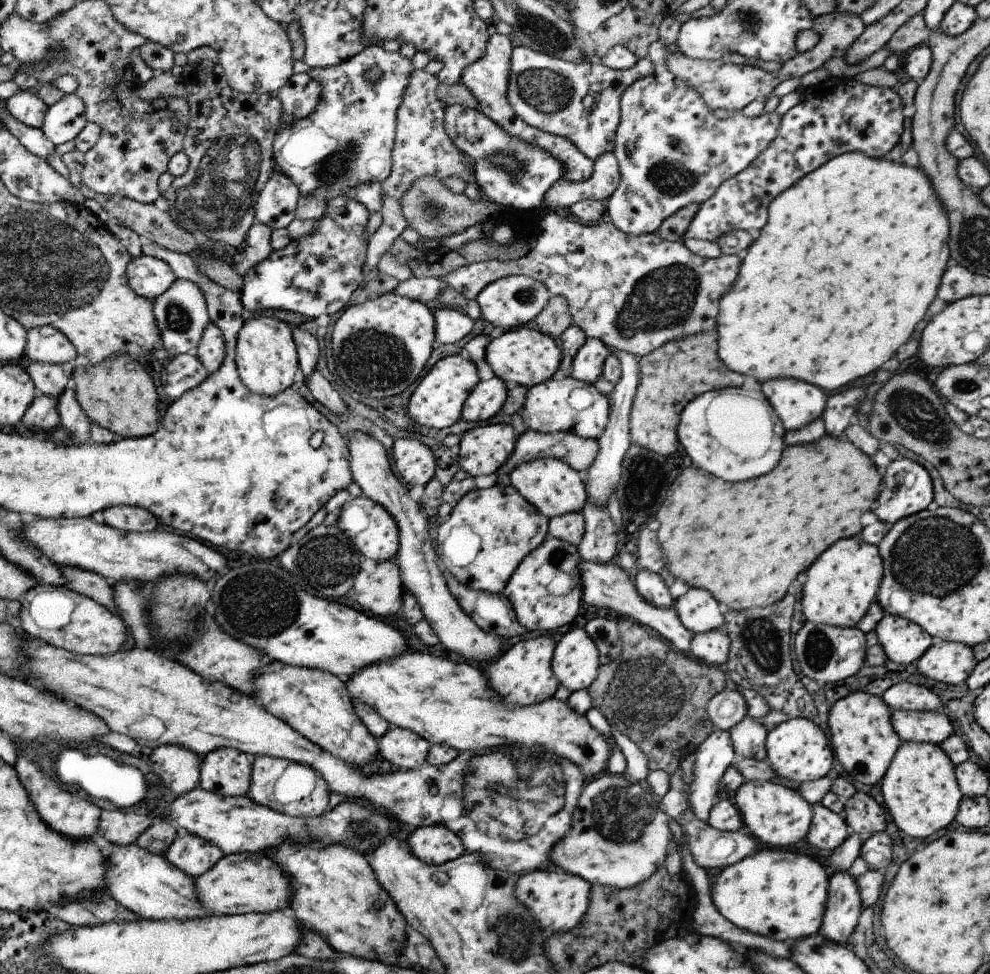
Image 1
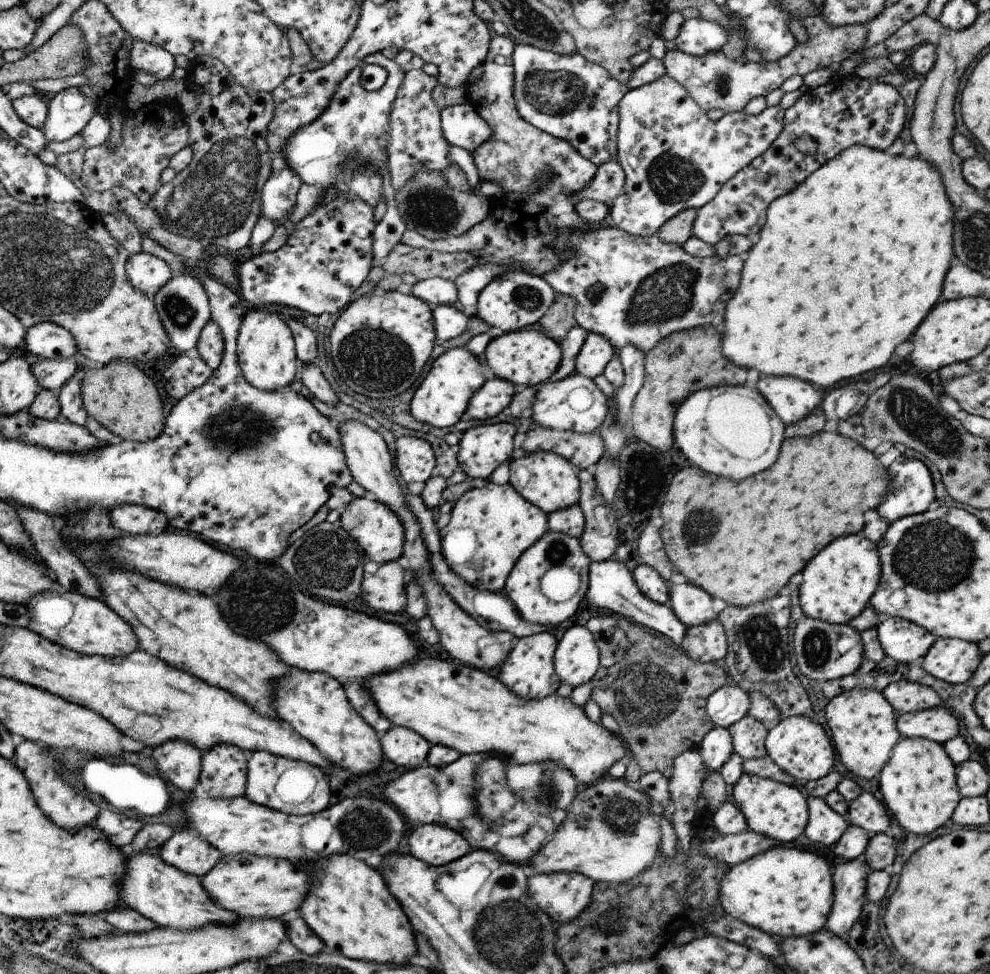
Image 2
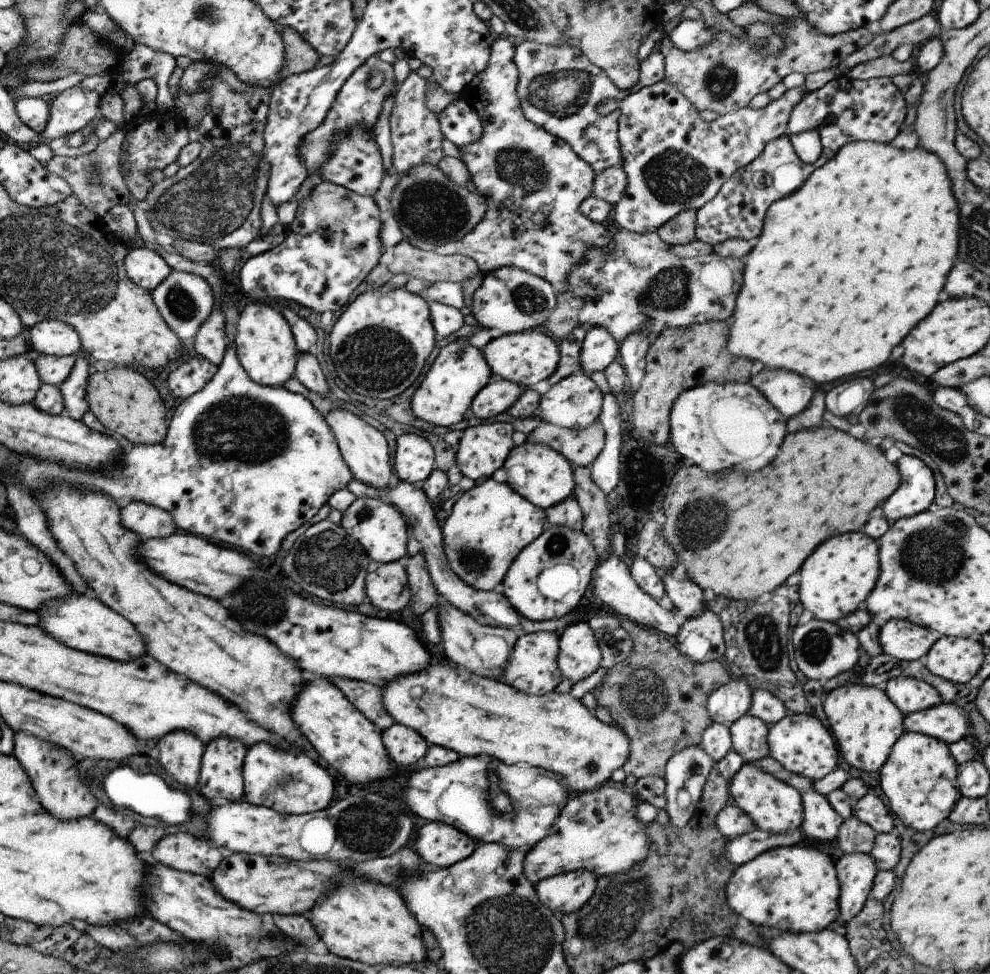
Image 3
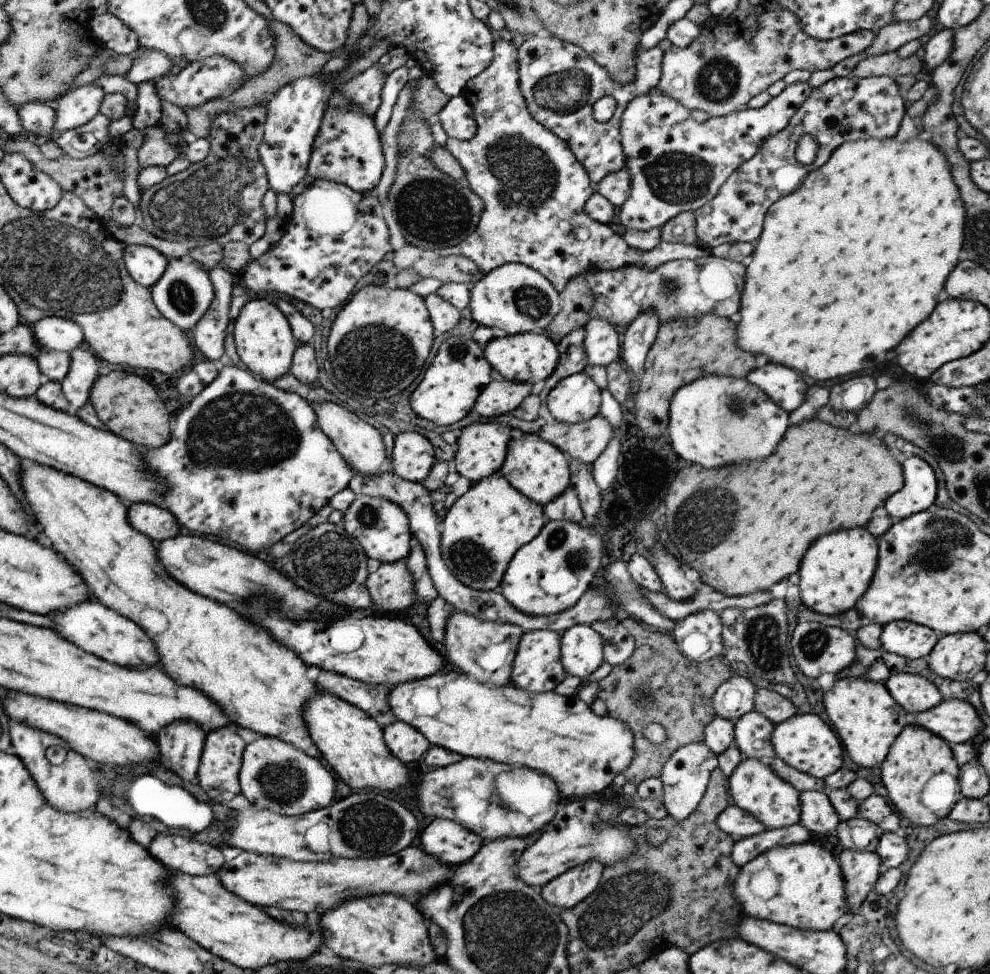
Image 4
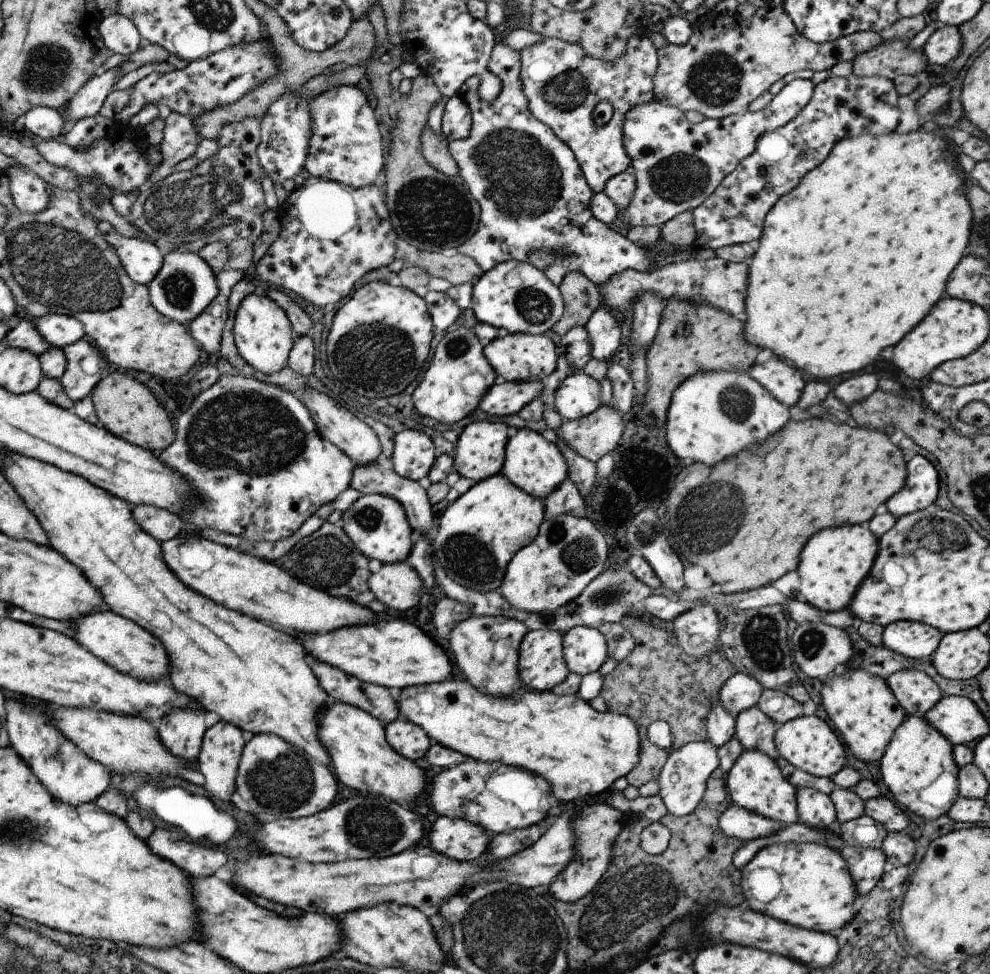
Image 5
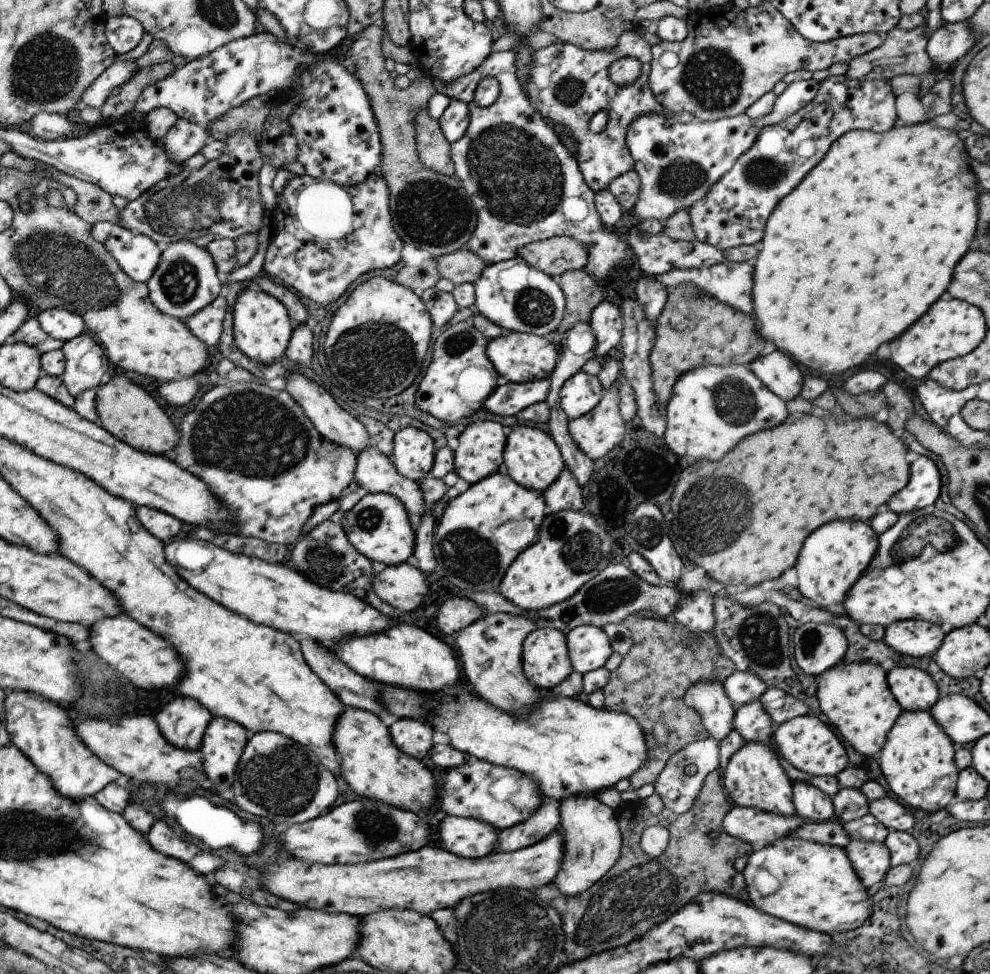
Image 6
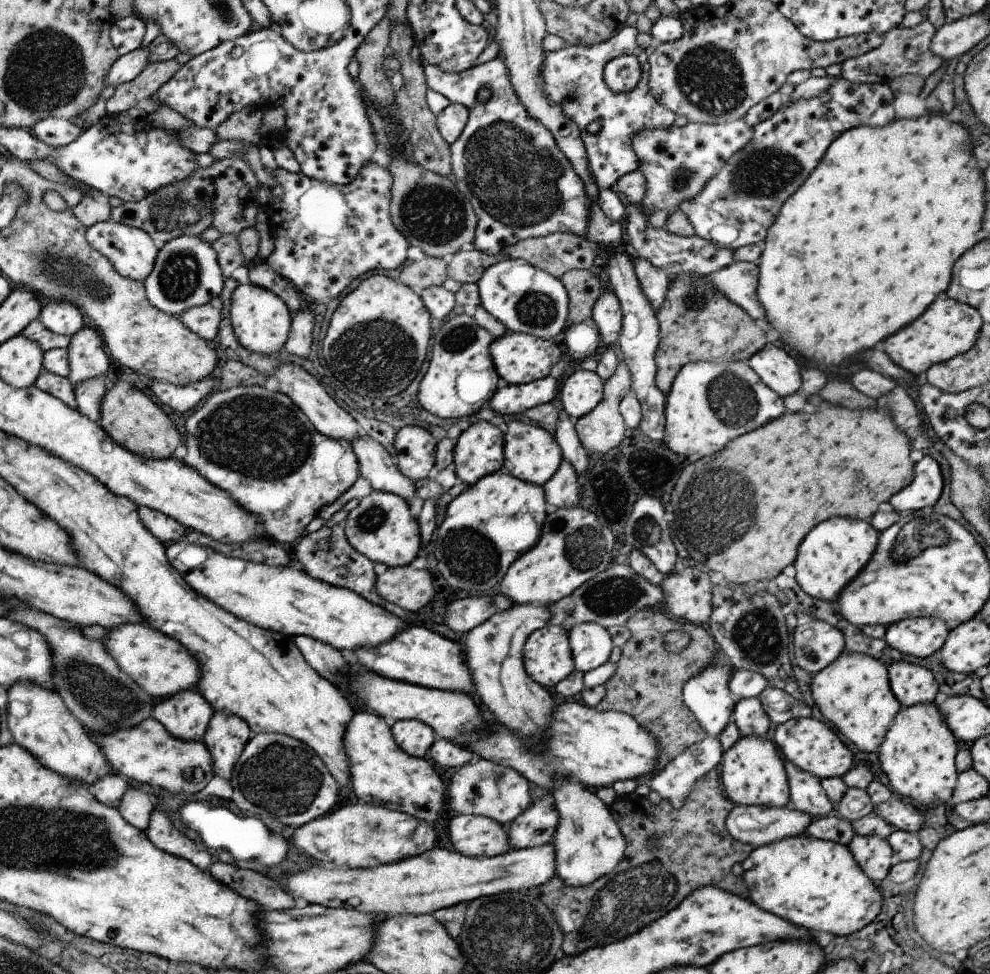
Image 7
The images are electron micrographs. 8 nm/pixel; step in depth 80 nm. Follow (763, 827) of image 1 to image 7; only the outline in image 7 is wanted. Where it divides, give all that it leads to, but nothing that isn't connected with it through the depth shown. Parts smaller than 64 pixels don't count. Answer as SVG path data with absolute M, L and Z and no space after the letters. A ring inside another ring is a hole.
M766 735L740 737L723 752L722 784L727 796L737 805L786 807L791 805L786 761L774 741Z

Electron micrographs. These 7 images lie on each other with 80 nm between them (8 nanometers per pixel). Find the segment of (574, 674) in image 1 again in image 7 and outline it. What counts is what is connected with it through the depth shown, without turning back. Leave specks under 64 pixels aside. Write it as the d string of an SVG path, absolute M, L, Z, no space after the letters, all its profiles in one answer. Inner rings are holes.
M582 623L569 630L575 668L583 674L603 665L612 652L609 630L598 623Z

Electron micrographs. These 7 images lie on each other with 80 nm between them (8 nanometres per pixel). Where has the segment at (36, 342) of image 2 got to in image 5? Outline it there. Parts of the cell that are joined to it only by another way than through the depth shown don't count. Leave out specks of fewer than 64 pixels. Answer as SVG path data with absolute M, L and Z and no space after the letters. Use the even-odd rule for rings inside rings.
M62 313L43 314L35 321L42 336L54 347L63 348L86 337L85 327L77 318Z

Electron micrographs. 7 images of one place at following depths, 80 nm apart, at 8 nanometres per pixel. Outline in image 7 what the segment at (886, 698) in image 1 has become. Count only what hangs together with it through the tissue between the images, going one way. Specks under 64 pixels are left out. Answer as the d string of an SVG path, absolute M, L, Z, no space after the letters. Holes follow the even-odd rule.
M892 661L887 669L890 688L902 707L934 703L939 684L931 670L908 661Z

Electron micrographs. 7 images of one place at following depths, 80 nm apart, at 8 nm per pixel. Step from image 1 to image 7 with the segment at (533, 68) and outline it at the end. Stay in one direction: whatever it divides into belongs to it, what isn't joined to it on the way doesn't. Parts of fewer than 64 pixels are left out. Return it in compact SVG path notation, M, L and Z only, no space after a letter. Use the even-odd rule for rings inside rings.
M622 27L608 40L599 42L590 46L584 45L567 45L559 51L545 52L543 62L543 77L545 80L545 93L549 96L552 102L558 103L564 114L567 114L580 129L590 172L593 174L593 179L599 186L600 190L612 189L618 182L618 179L625 174L630 174L639 168L639 160L634 152L633 137L642 131L650 129L665 129L671 127L677 116L667 108L664 108L650 94L649 89L649 70L650 65L646 51L636 43L636 35L638 34L636 27ZM620 55L635 55L641 63L641 77L638 84L627 93L615 93L611 91L609 86L606 86L603 77L603 70L613 58ZM590 122L600 122L601 127L596 133L590 133L586 126Z

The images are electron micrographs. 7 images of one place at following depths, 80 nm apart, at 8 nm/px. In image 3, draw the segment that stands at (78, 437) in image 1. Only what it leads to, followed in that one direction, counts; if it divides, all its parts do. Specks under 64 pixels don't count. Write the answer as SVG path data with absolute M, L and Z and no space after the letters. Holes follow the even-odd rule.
M83 353L76 354L68 378L59 386L65 404L64 414L78 420L89 409L86 393L91 364L88 360Z

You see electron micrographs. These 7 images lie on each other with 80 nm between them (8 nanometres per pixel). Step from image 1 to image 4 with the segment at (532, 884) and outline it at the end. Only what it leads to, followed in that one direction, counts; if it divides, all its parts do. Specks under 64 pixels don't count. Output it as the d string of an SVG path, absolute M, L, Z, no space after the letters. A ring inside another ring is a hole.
M598 860L577 864L541 887L542 898L560 910L576 906L600 886L604 867Z

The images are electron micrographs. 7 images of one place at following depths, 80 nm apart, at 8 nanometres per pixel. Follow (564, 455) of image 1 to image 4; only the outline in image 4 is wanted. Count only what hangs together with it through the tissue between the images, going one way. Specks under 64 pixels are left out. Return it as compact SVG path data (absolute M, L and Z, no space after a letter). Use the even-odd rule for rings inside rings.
M601 414L579 423L550 420L538 435L572 459L592 464L615 437L615 428Z

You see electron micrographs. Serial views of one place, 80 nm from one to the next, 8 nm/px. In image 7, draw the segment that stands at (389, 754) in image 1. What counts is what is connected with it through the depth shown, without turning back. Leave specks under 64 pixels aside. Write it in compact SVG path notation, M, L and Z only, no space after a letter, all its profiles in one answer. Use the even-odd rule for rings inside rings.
M402 719L391 726L398 746L413 757L423 757L434 742L434 731L420 721Z

